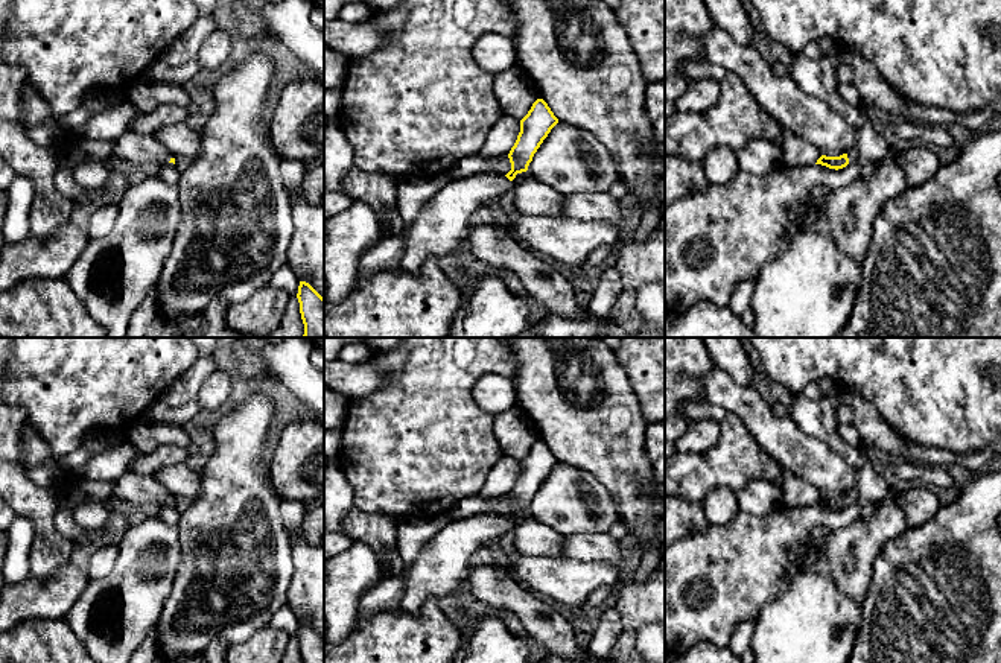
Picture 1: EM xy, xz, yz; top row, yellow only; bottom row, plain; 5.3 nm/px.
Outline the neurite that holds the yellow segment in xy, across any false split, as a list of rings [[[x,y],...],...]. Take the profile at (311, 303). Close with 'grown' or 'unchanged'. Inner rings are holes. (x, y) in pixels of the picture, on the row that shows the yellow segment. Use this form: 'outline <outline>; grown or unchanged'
outline [[[300,281],[297,298],[304,324],[303,338],[324,338],[324,298],[306,281]]]; unchanged

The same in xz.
outline [[[537,99],[520,120],[520,132],[508,154],[511,170],[507,175],[476,173],[441,187],[405,228],[400,269],[418,275],[426,259],[455,252],[469,236],[470,217],[487,201],[513,190],[511,181],[528,170],[534,154],[557,123],[548,103]]]; grown

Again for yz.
outline [[[850,149],[846,154],[840,155],[840,157],[826,157],[821,155],[815,164],[821,164],[826,166],[829,169],[843,169],[846,167],[849,163],[858,163],[860,161],[860,154],[858,149]]]; grown

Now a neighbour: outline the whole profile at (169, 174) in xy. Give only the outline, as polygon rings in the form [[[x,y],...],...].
[[[167,163],[160,167],[155,167],[154,175],[166,184],[176,184],[180,179],[180,170],[173,163]]]

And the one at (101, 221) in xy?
[[[117,201],[100,202],[88,217],[87,233],[91,239],[99,239],[106,236],[117,219],[119,205]]]

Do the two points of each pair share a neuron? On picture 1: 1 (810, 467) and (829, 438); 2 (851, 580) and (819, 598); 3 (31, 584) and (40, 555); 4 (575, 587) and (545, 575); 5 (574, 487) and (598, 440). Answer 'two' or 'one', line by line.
1: two
2: two
3: two
4: one
5: two

